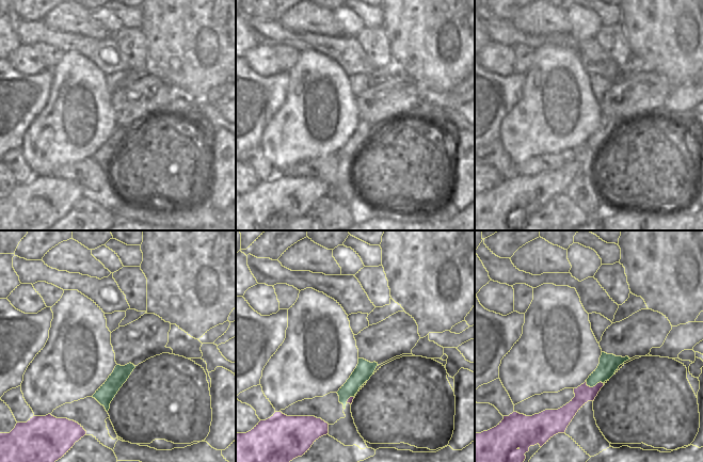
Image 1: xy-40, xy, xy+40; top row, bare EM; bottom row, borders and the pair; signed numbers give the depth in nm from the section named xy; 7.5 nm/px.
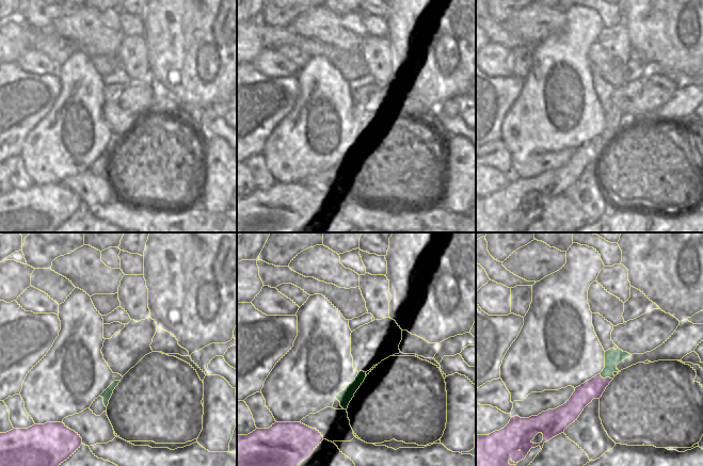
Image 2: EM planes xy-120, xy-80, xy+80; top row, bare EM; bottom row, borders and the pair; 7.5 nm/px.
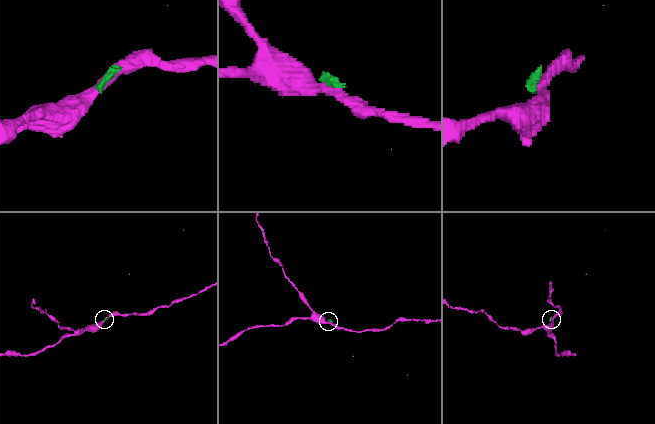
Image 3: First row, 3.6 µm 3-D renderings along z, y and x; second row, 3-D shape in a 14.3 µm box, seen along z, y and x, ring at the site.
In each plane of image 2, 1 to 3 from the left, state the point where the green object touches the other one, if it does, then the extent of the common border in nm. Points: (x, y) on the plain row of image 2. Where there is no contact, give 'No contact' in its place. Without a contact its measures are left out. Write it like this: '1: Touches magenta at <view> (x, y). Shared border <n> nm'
1: No contact
2: No contact
3: Touches magenta at xy+80 (606, 139). Shared border 110 nm

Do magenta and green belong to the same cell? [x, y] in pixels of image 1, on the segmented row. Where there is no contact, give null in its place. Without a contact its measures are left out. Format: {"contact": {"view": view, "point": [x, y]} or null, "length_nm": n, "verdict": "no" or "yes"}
{"contact": {"view": "xy+40", "point": [593, 386]}, "length_nm": 140, "verdict": "no"}

